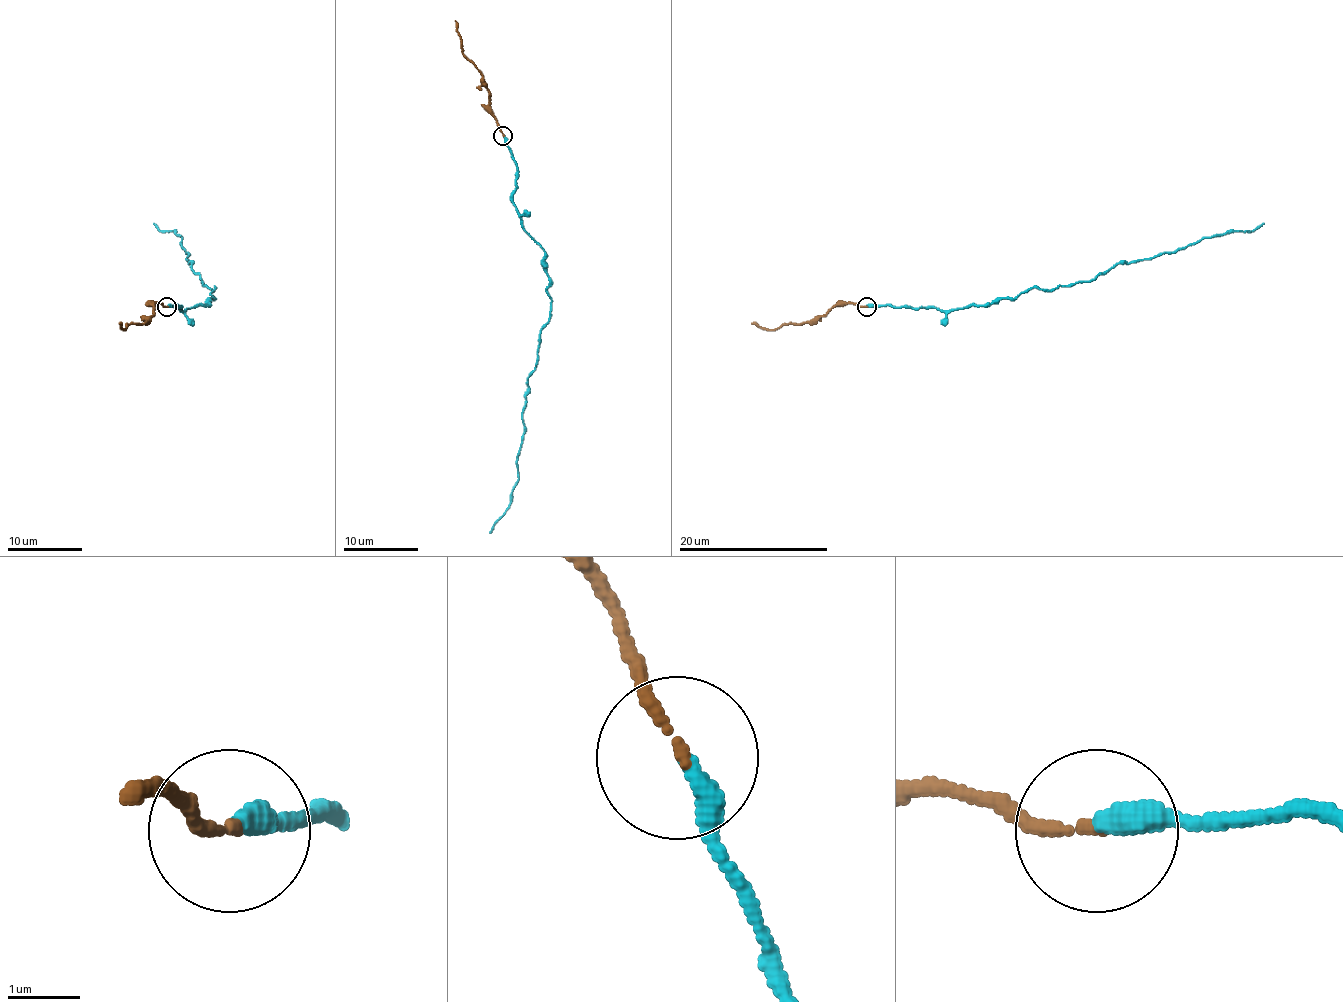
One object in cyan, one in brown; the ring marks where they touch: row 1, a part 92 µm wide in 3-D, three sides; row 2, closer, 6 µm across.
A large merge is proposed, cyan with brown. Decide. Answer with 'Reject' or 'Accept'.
Reject

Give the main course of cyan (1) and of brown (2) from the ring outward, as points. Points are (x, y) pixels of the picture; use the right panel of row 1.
1: (866, 306), (957, 310), (1015, 299), (1032, 288), (1090, 282), (1118, 263), (1151, 260), (1263, 222)
2: (866, 306), (841, 303), (825, 314), (804, 321), (786, 323), (776, 329), (763, 329), (752, 323)

